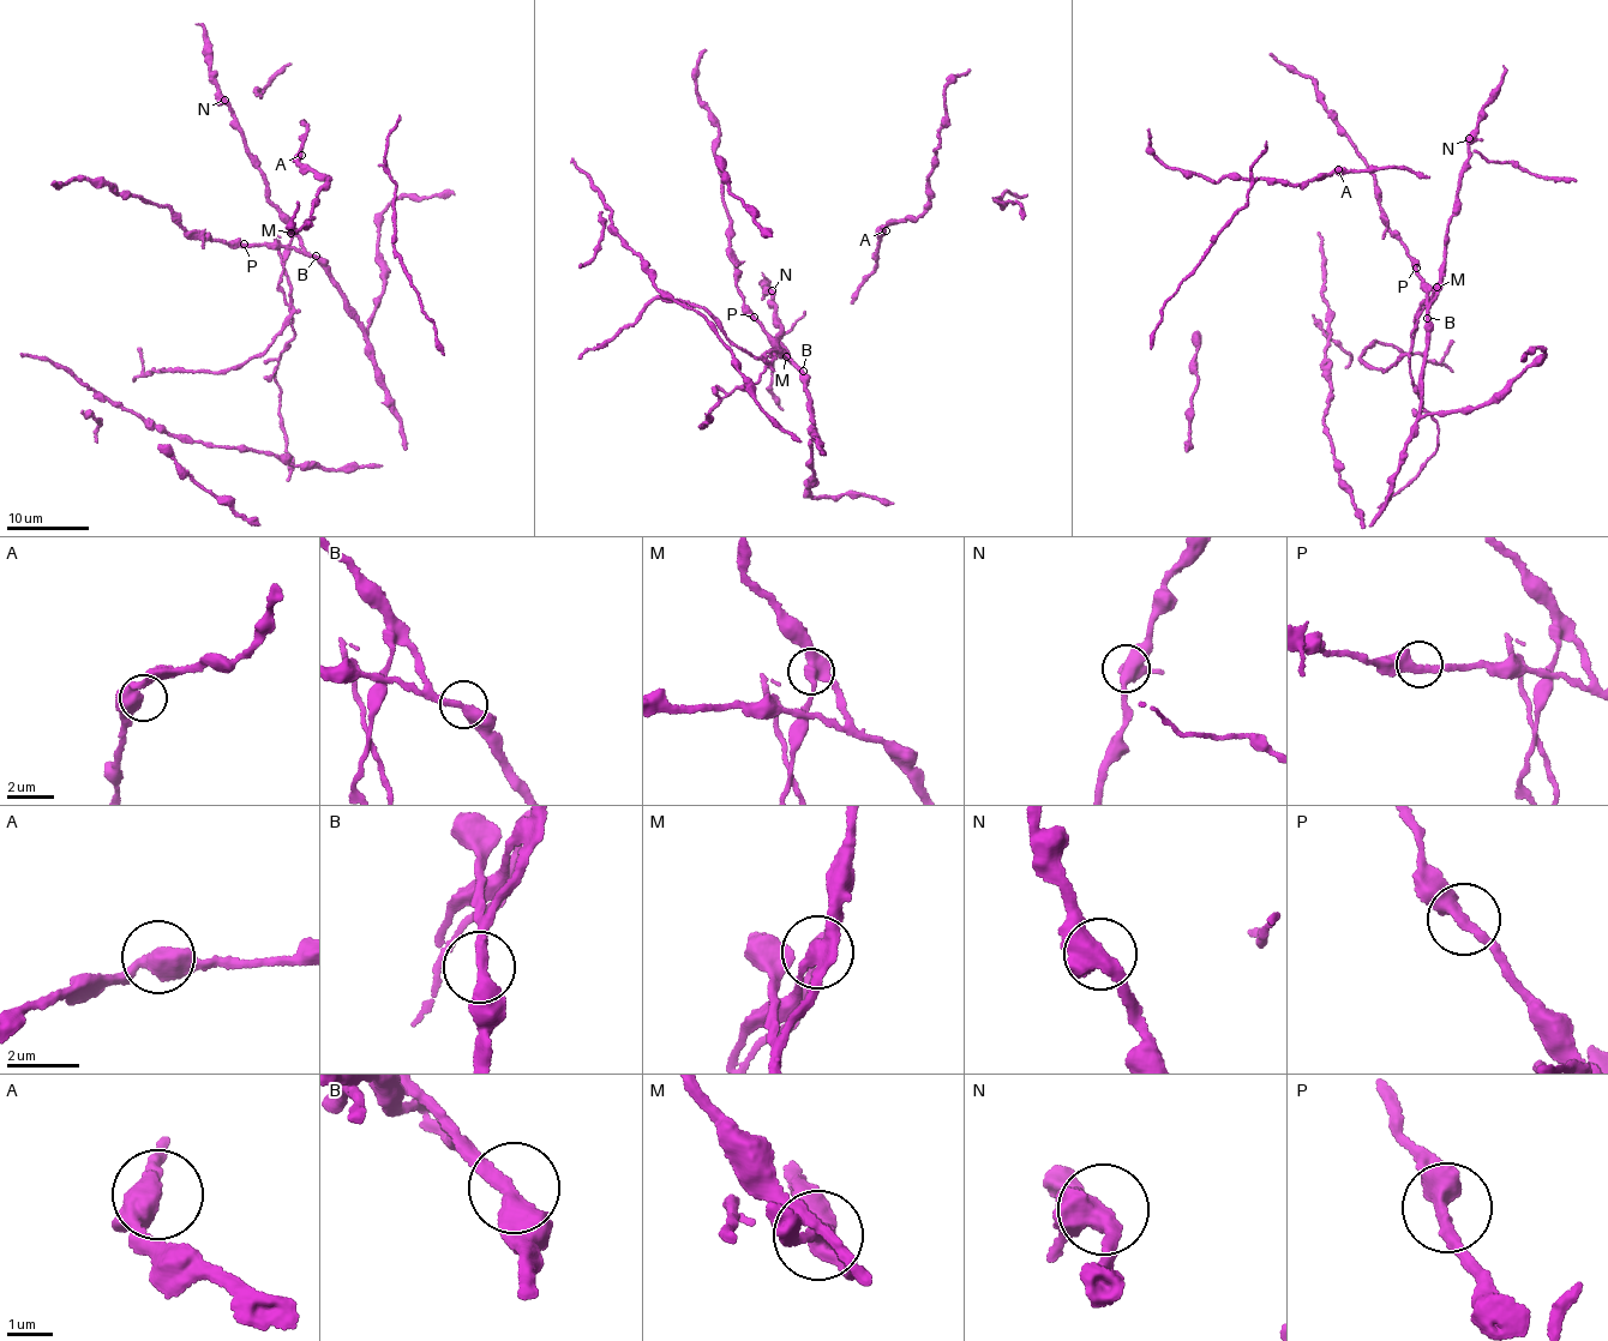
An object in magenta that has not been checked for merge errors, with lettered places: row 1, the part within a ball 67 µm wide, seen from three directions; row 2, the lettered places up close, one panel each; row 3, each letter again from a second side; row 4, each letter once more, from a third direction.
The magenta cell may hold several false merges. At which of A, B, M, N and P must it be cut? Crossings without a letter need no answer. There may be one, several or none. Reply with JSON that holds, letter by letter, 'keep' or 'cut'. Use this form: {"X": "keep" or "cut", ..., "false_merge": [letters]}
{"A": "keep", "B": "keep", "M": "cut", "N": "keep", "P": "keep", "false_merge": ["M"]}

